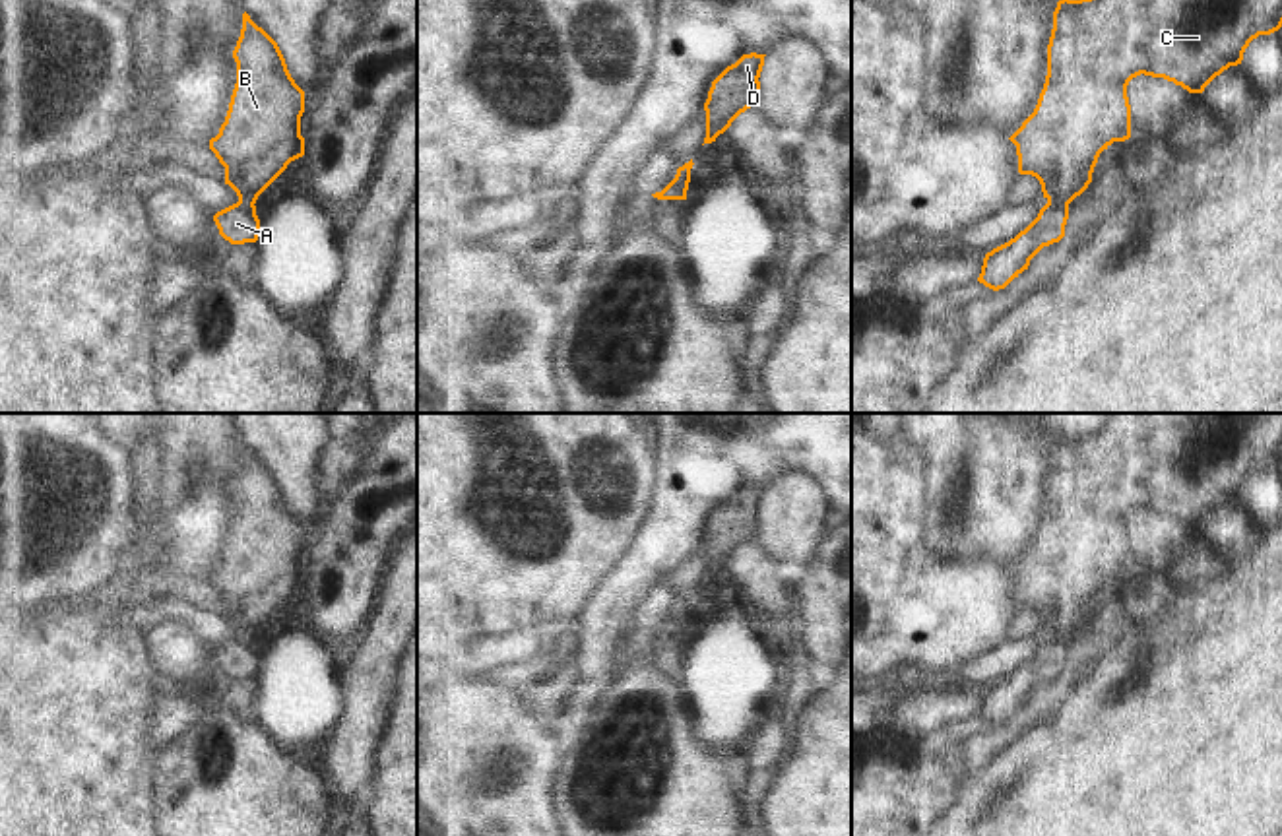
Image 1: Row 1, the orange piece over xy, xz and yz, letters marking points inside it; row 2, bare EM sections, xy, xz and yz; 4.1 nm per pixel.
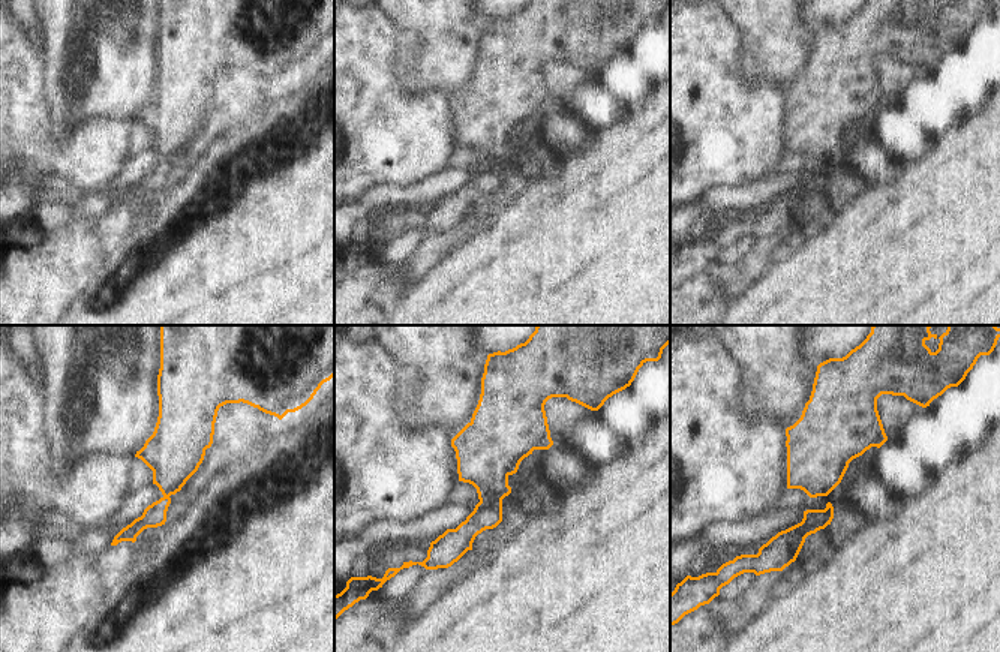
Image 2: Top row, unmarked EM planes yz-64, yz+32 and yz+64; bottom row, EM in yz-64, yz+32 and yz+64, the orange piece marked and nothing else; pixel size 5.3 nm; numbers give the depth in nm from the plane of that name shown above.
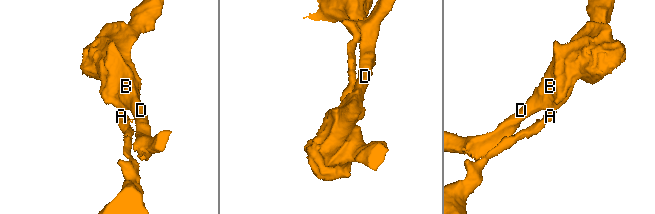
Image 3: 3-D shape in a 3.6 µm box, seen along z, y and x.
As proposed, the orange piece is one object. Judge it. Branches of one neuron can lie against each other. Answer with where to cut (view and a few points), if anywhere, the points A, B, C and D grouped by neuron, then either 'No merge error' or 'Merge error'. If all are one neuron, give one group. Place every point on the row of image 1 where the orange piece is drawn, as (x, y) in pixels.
Split along yz (1048, 200), (1067, 204). Groups: A / B C D. Merge error

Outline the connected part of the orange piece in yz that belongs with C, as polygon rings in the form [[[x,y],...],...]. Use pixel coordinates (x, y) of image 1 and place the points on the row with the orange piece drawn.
[[[1059,0],[1053,12],[1053,29],[1047,45],[1047,76],[1040,93],[1034,113],[1022,122],[1022,126],[1009,138],[1016,145],[1018,173],[1032,175],[1040,180],[1043,198],[1055,204],[1071,204],[1092,182],[1092,173],[1098,157],[1113,142],[1125,142],[1131,138],[1131,105],[1127,97],[1127,85],[1133,78],[1144,74],[1152,78],[1164,78],[1181,85],[1189,93],[1202,93],[1204,87],[1230,66],[1237,66],[1243,60],[1243,52],[1259,35],[1270,35],[1282,27],[1282,0]]]

